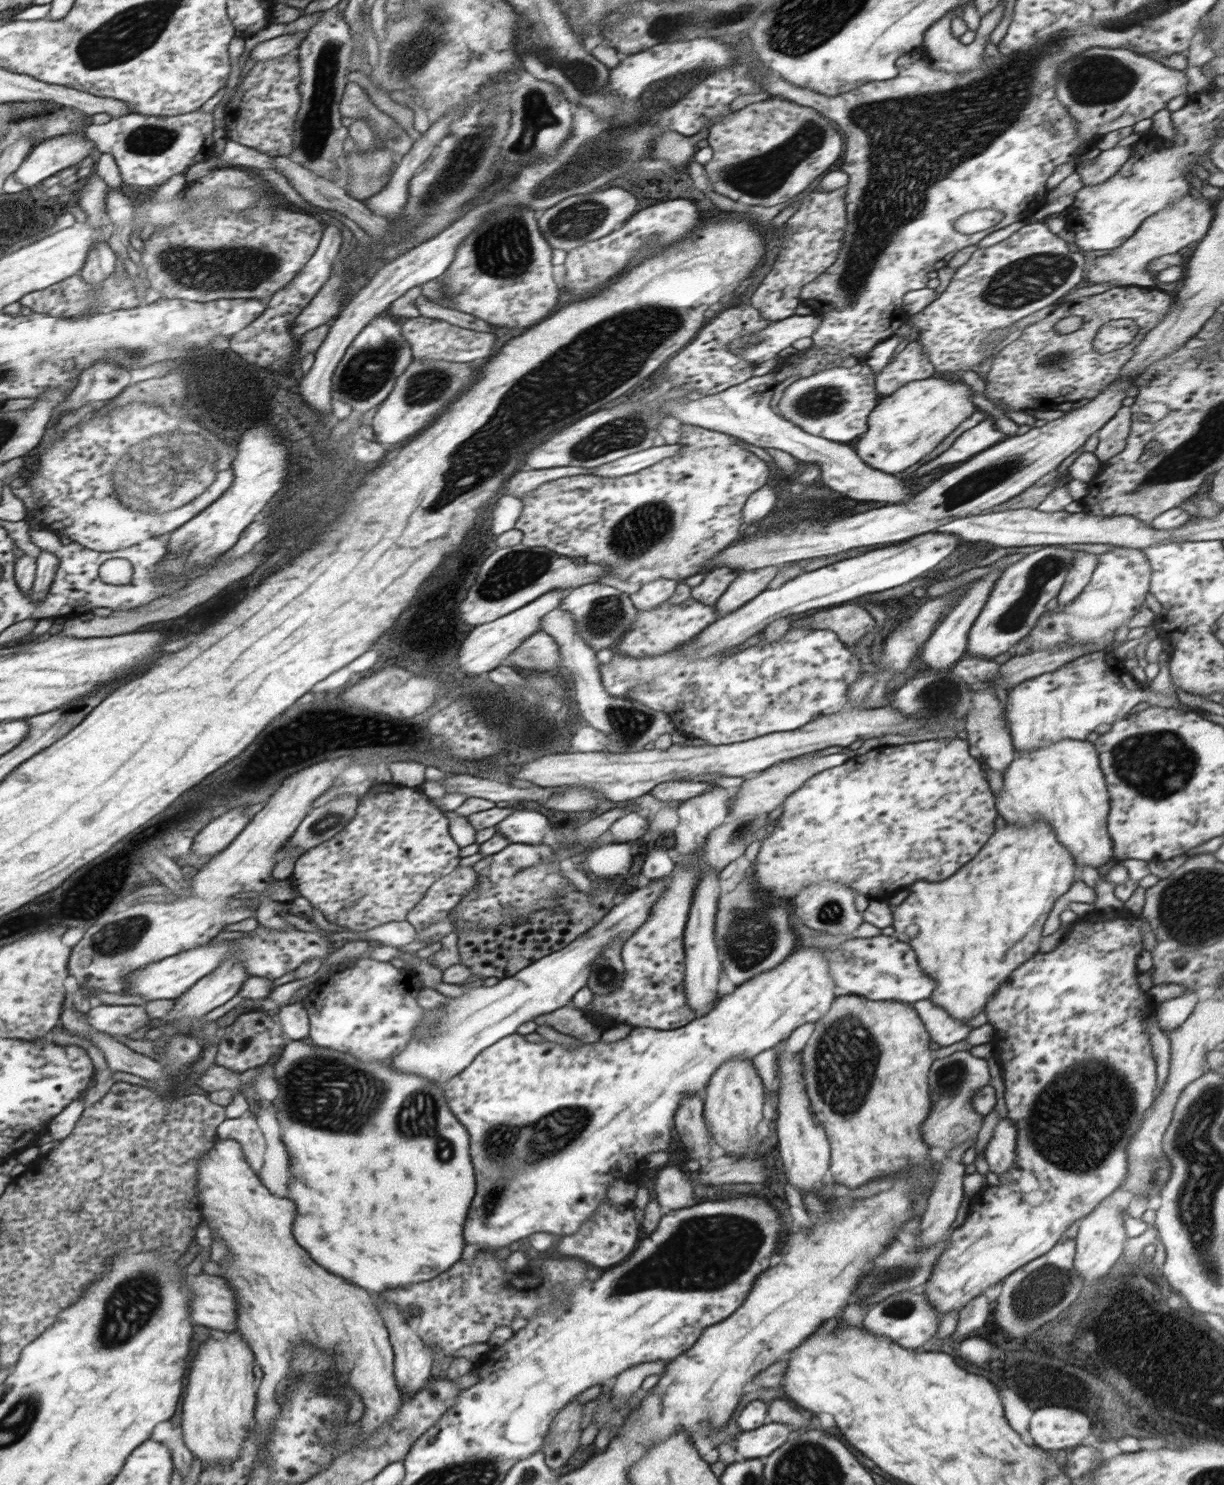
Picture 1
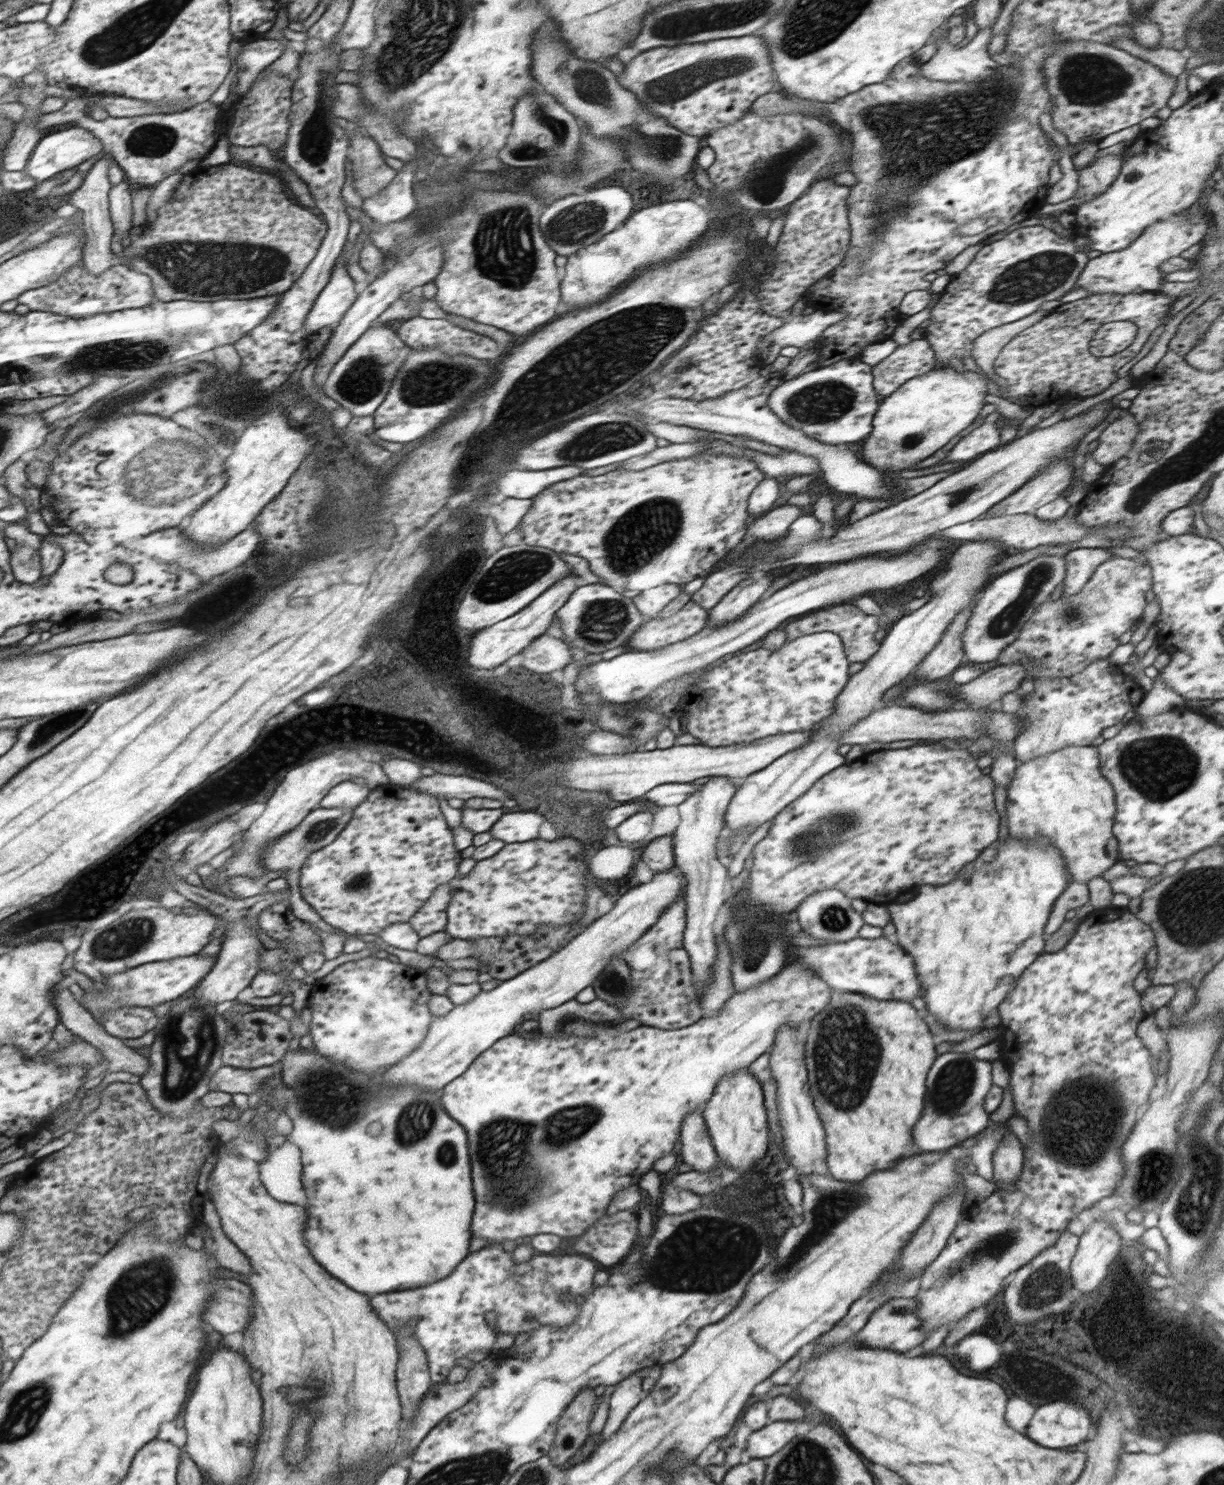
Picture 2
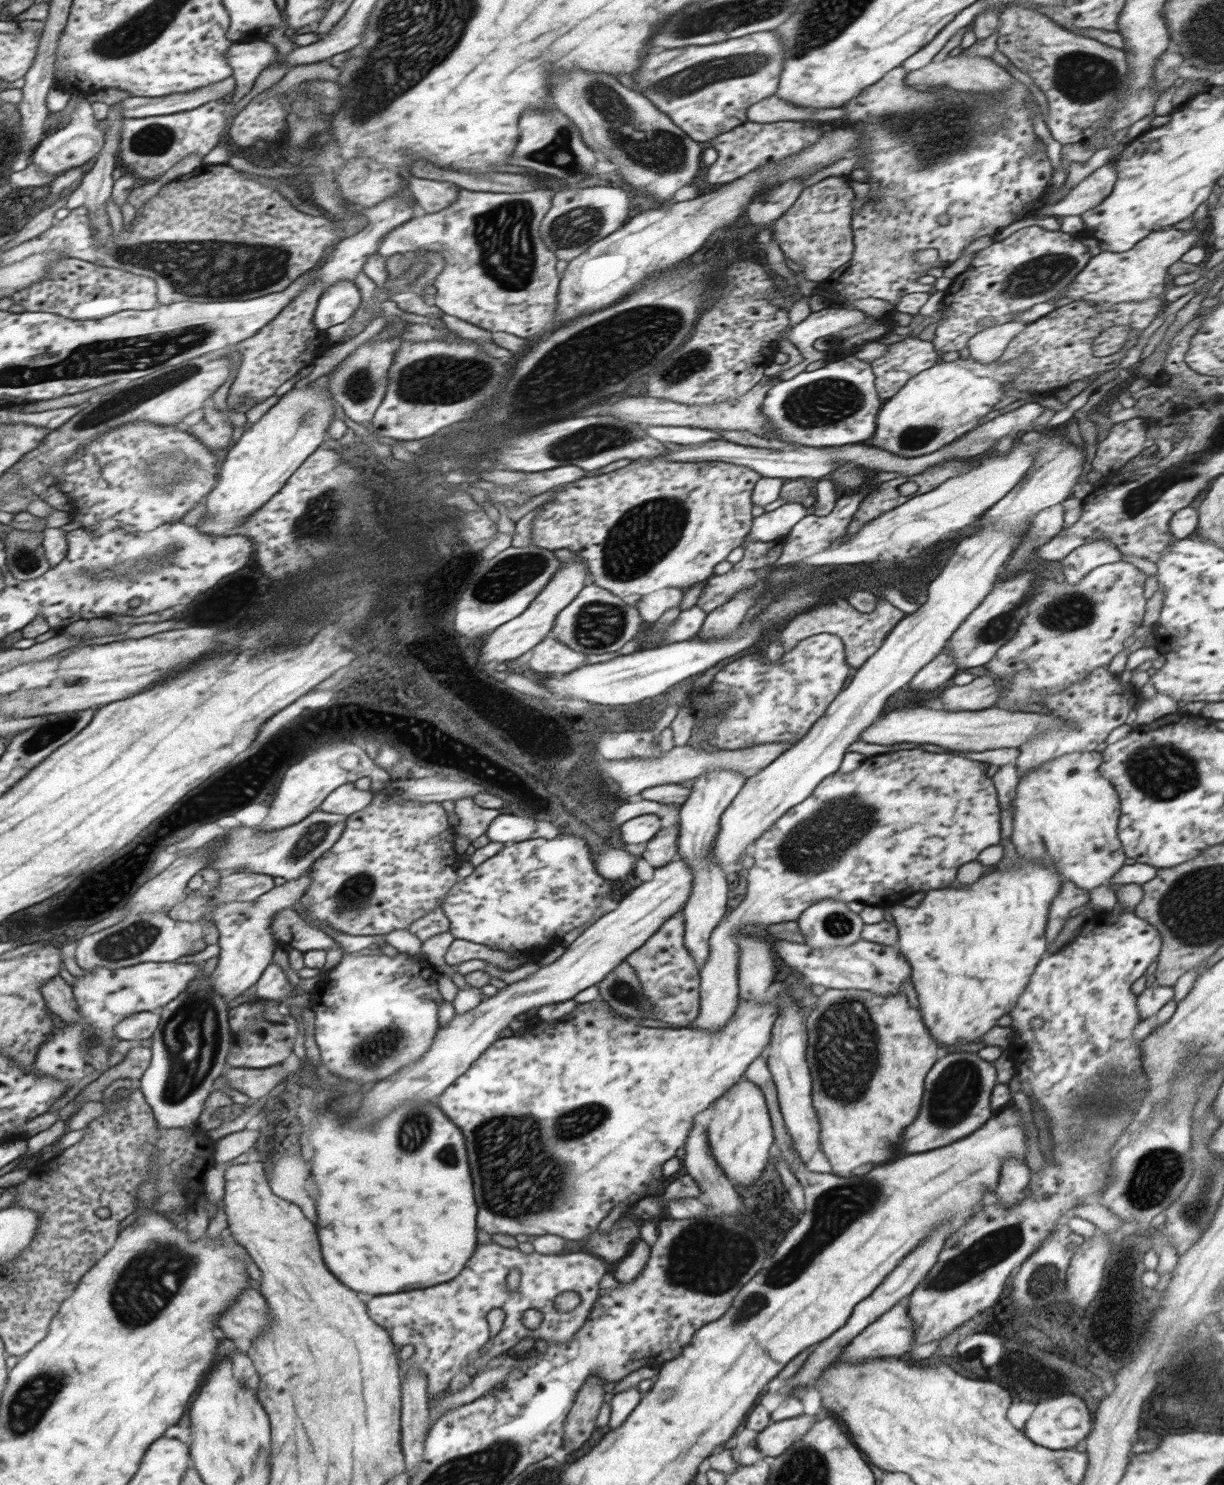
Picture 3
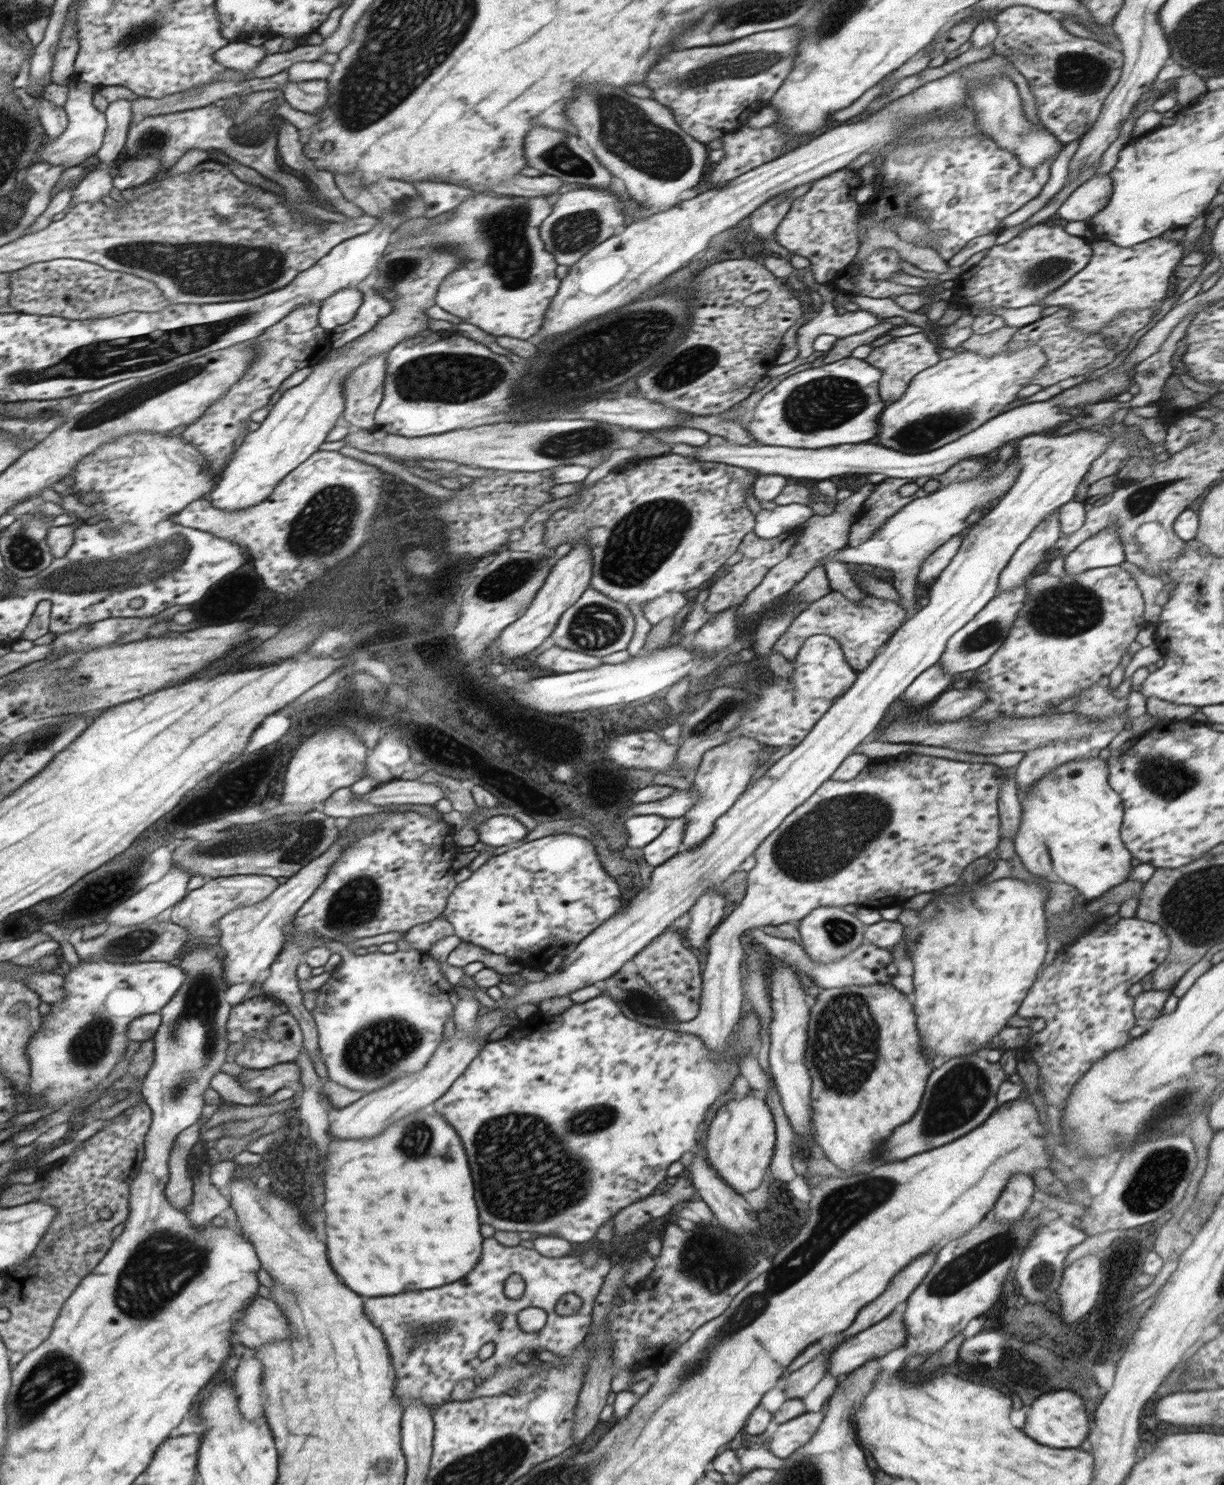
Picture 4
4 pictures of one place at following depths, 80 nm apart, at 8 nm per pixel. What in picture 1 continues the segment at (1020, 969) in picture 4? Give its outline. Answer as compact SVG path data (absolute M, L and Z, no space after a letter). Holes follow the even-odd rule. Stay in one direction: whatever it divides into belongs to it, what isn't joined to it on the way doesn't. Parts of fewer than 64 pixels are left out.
M1035 819L1032 824L1007 824L1005 827L995 829L994 834L990 840L980 849L980 852L967 864L964 864L956 874L950 876L947 880L942 882L922 882L918 881L916 884L911 884L909 890L910 895L902 901L900 905L892 906L892 914L894 914L895 928L894 936L900 942L908 943L916 953L916 958L920 968L930 977L940 982L934 987L929 999L940 1008L946 1010L950 1017L964 1023L974 1019L976 1015L983 1013L988 1001L992 1000L997 988L1008 980L1008 977L1027 960L1030 960L1037 952L1042 938L1042 930L1046 919L1049 919L1049 912L1055 906L1056 900L1060 898L1072 886L1072 883L1079 879L1078 869L1076 863L1070 854L1070 851L1059 843L1055 832L1045 820Z

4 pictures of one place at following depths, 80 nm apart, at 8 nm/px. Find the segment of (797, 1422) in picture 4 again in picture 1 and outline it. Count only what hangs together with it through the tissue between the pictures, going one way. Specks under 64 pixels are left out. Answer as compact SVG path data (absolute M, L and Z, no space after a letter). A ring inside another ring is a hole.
M765 1423L764 1426L737 1435L733 1445L746 1459L761 1459L770 1456L788 1440L791 1426L784 1423Z

